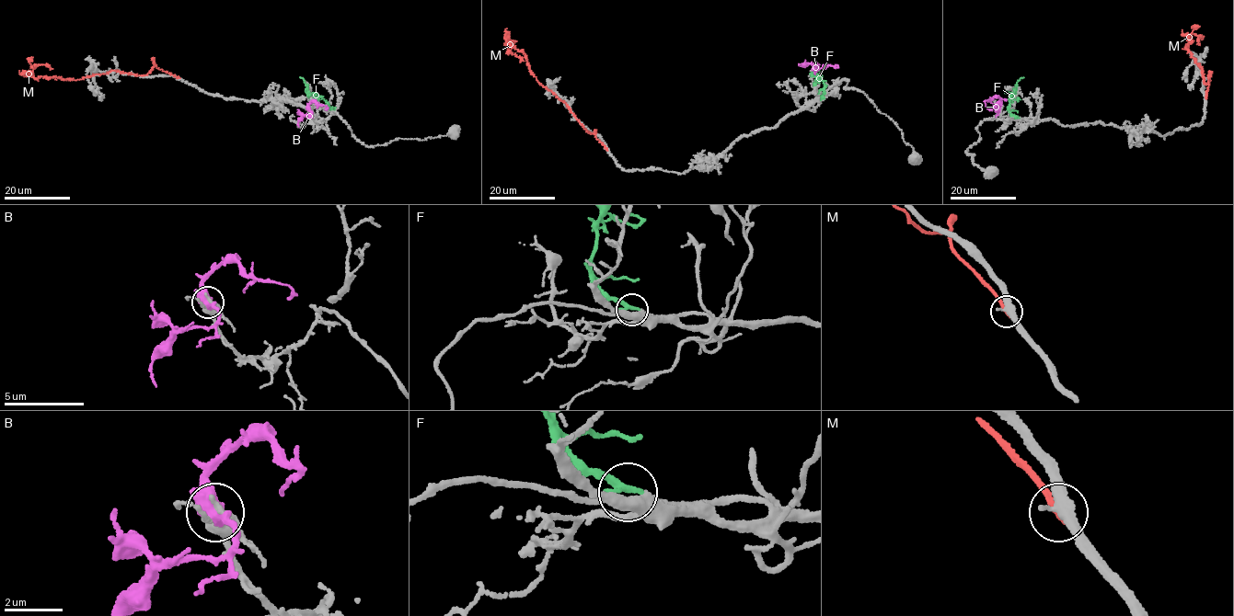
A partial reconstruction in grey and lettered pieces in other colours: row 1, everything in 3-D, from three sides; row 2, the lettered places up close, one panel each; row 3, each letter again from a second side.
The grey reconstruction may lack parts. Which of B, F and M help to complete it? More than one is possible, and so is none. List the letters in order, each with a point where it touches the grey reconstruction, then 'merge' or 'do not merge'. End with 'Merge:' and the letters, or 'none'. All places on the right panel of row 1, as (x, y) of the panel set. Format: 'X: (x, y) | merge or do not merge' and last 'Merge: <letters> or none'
B: (998, 104) | do not merge
F: (1017, 117) | merge
M: (1206, 98) | do not merge
Merge: F

